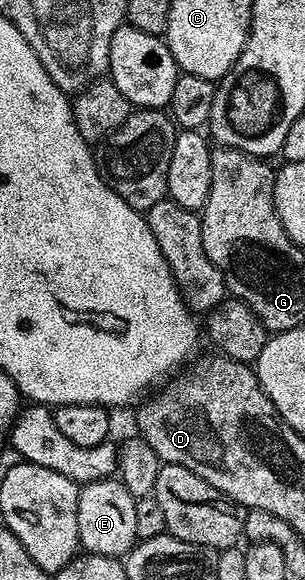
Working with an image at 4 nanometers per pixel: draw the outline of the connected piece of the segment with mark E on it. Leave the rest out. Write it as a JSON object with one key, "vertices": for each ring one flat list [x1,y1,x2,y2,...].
{"vertices":[[114,476,82,486,77,499,77,531,80,546,102,557,126,558,137,544,136,497]]}

